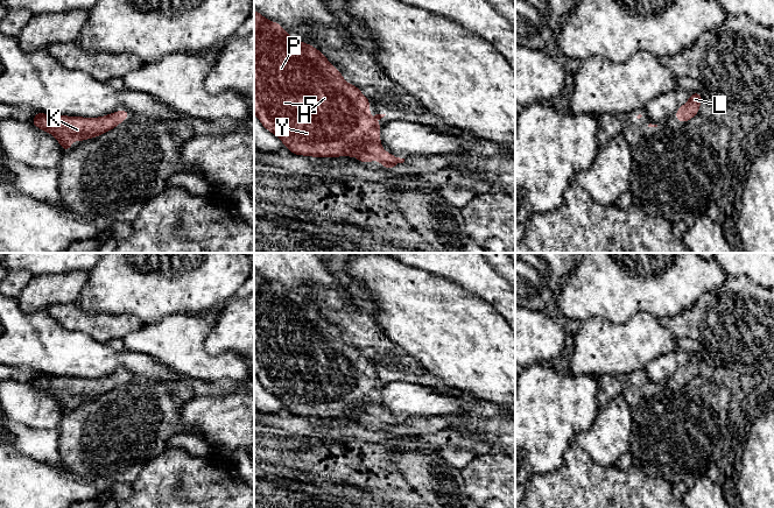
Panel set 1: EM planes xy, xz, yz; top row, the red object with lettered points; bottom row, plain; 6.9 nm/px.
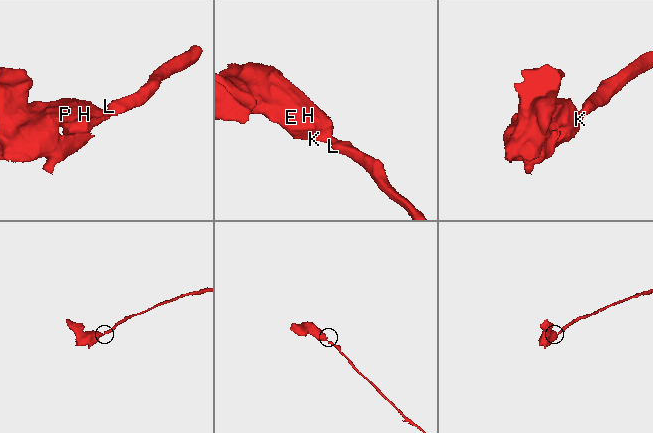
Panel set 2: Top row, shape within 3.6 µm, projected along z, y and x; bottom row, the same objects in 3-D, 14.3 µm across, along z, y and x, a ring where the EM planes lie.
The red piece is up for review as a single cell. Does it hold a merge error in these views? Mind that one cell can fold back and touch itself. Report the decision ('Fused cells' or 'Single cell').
Single cell

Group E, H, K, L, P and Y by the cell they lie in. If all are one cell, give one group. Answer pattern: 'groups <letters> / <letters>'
groups E H K L P Y

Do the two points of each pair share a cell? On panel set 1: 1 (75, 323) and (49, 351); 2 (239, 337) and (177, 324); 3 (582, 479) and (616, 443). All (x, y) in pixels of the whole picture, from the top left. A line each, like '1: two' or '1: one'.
1: two
2: two
3: two

